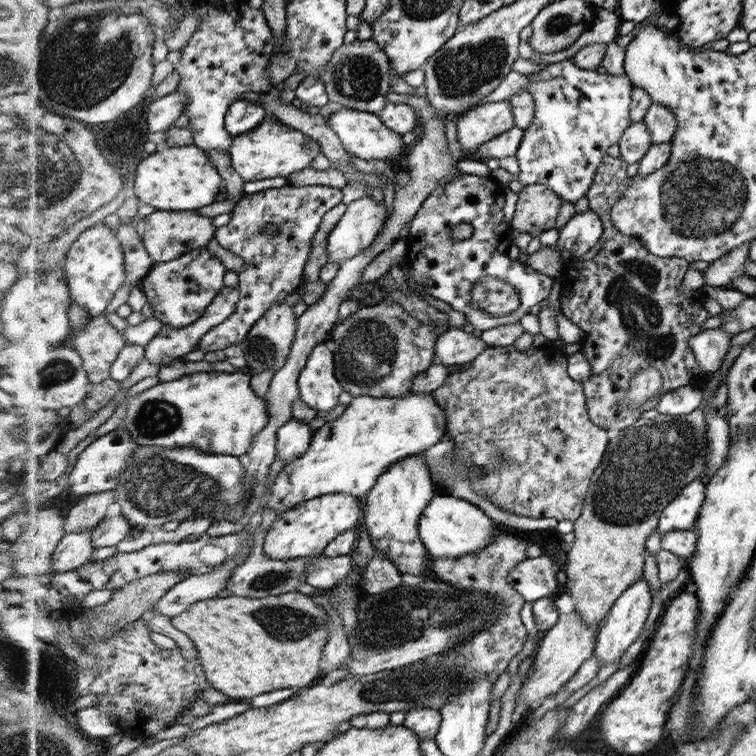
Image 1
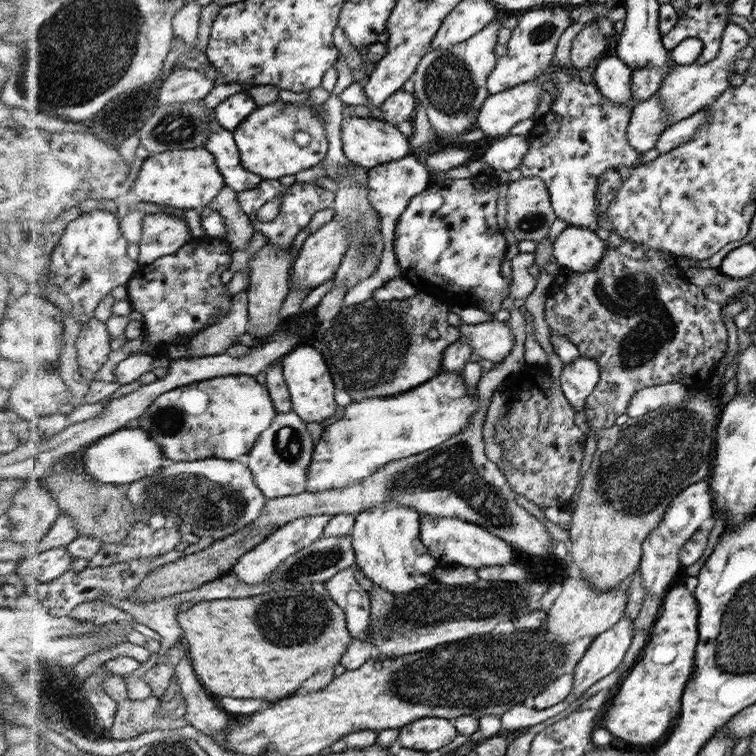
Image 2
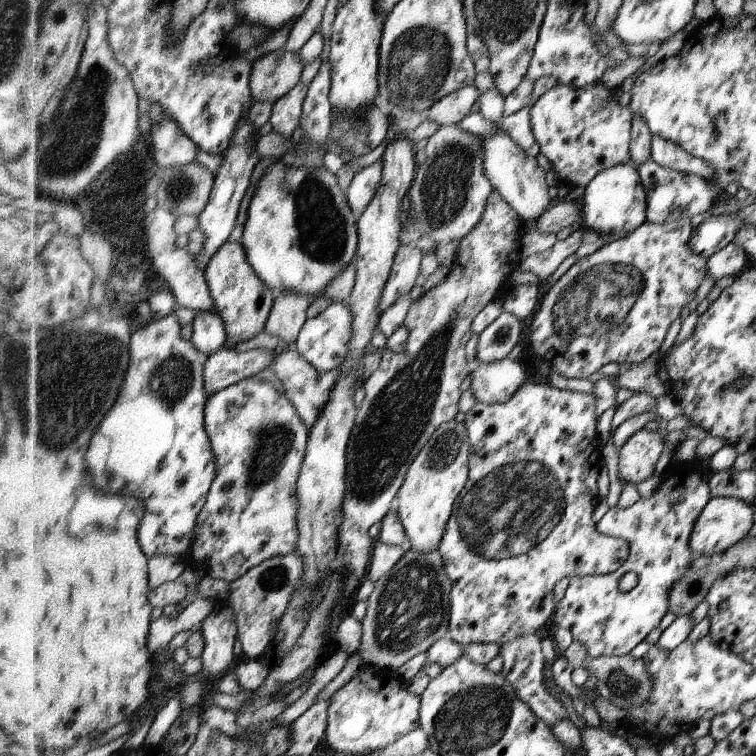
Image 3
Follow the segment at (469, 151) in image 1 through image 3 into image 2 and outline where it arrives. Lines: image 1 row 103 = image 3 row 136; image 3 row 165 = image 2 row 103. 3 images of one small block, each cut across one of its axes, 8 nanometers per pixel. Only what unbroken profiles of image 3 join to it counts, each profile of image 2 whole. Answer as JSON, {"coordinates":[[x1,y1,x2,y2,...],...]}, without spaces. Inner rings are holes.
{"coordinates":[[530,80,490,95,479,111,476,126,486,137,506,137,518,123,534,116,542,86]]}

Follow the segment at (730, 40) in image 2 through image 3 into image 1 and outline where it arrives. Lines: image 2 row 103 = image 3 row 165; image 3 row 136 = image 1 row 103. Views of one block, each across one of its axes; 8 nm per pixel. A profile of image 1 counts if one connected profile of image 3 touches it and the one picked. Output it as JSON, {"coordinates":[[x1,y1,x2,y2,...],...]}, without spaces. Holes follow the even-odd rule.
{"coordinates":[[652,103,646,111,645,125,652,145,670,143,678,129,677,118,671,108,662,103]]}

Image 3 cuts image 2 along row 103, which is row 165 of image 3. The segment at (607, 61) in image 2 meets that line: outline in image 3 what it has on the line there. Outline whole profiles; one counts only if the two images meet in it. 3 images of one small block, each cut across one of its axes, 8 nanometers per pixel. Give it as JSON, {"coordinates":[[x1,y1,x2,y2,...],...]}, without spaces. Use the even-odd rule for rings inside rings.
{"coordinates":[[617,164,600,172,588,186,581,198,585,228,604,235,607,241,615,241,635,231,647,221,647,193,636,167]]}

